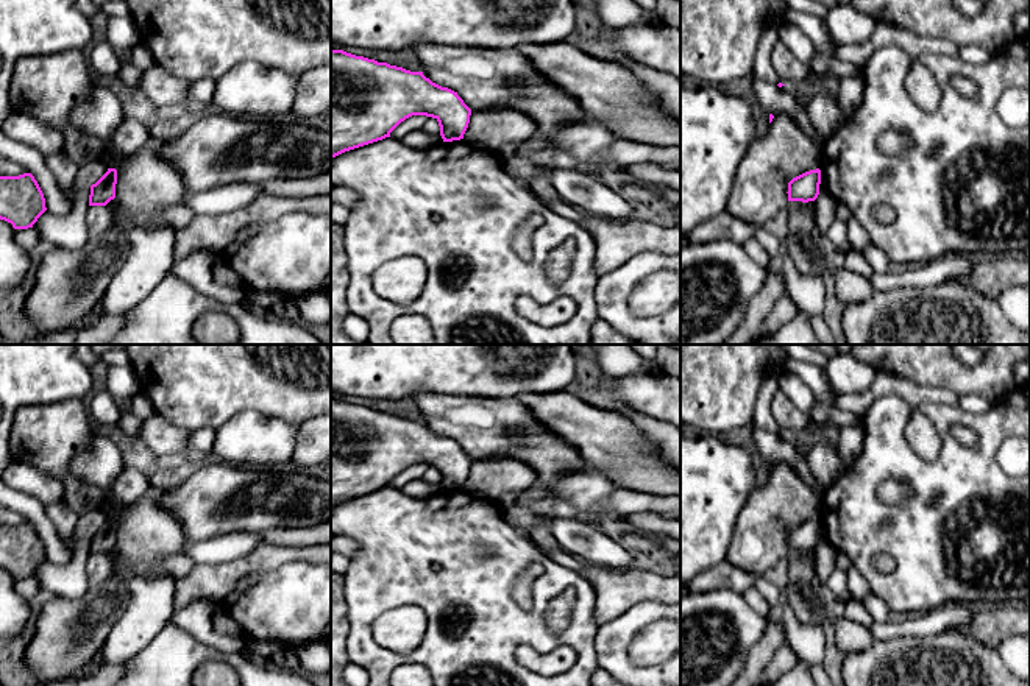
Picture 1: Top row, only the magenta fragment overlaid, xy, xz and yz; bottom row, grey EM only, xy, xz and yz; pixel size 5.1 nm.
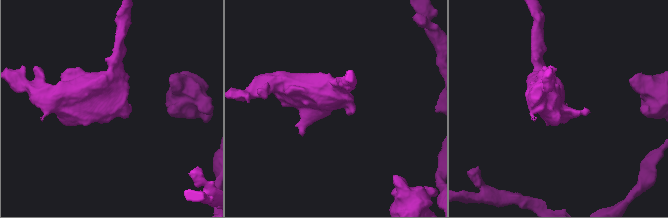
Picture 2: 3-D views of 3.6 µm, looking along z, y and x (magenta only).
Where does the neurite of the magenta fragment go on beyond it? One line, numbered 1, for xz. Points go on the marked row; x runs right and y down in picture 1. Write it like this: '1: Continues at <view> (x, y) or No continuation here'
1: No continuation here

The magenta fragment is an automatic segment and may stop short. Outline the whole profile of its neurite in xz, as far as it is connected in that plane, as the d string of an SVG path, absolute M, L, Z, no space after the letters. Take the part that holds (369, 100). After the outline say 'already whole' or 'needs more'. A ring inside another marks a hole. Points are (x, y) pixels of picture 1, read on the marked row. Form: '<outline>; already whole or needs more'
M331 48L331 159L390 137L390 133L412 115L435 118L443 142L453 142L464 139L471 109L457 92L432 83L423 72Z; already whole

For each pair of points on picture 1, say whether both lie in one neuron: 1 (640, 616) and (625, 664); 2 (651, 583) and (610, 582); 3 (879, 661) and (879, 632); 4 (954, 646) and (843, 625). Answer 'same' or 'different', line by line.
1: same
2: same
3: different
4: different

